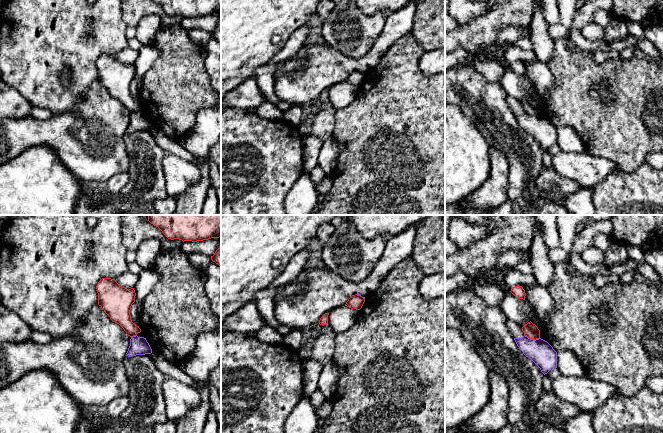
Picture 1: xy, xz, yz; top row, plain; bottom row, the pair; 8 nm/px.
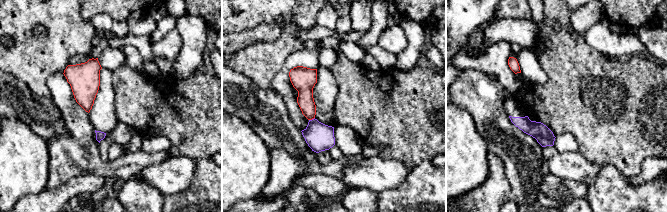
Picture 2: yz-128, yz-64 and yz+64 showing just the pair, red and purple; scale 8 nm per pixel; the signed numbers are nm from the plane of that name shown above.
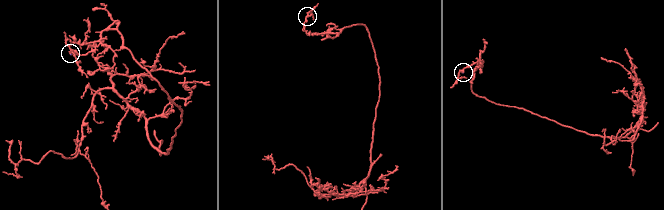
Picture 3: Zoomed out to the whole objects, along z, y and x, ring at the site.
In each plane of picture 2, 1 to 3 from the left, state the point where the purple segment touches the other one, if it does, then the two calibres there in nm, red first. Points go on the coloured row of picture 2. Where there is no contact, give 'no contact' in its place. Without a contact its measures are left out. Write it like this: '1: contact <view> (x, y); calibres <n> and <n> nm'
1: no contact
2: contact yz-64 (311, 119); calibres 140 and 220 nm
3: no contact

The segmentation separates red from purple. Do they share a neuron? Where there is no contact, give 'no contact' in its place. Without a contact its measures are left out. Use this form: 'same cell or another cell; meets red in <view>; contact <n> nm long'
another cell; meets red in yz; contact 130 nm long

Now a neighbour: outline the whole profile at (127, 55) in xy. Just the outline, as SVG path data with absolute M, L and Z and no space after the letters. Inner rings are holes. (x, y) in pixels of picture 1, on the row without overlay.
M127 46L122 49L117 55L116 58L122 63L131 63L134 64L139 56L139 51L134 50Z

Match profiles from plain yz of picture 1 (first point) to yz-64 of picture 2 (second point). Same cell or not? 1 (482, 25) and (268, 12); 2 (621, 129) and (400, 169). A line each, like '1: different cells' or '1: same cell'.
1: different cells
2: different cells

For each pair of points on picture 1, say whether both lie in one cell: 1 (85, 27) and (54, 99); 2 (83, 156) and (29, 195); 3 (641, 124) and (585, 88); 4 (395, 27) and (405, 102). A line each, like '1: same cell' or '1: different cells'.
1: same cell
2: different cells
3: same cell
4: different cells

